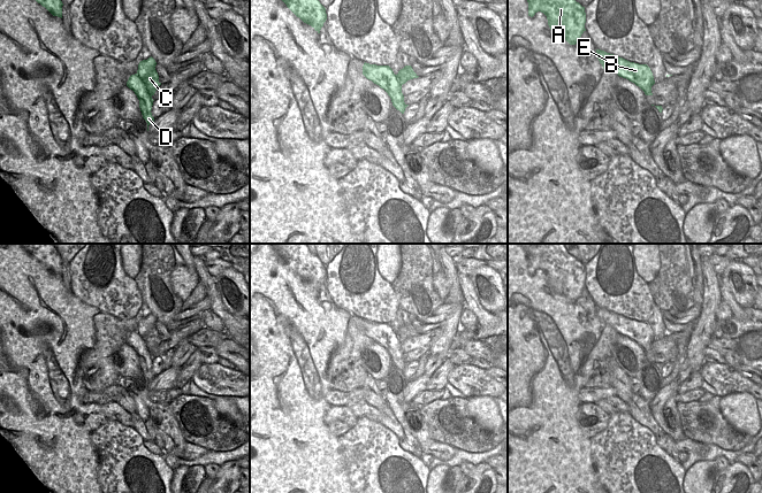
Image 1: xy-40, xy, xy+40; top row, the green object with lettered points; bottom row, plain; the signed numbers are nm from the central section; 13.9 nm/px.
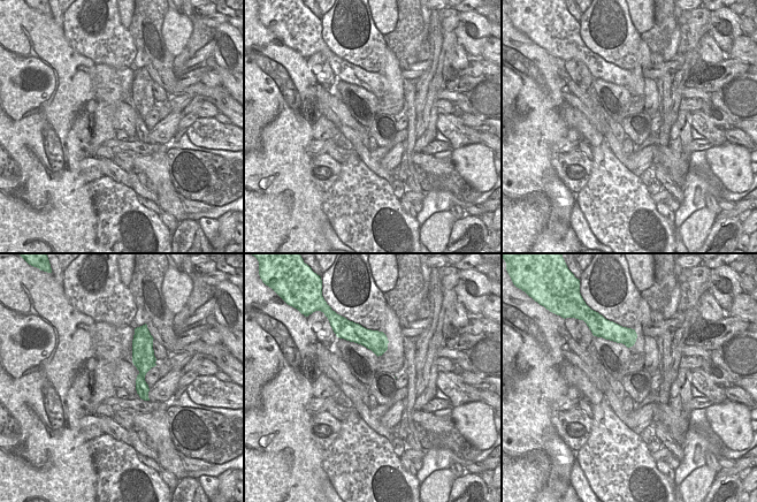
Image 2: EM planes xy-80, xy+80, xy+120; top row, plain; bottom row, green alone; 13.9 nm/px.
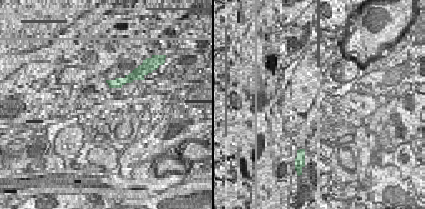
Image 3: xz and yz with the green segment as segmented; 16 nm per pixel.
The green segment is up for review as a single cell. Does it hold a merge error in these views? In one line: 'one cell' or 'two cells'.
one cell

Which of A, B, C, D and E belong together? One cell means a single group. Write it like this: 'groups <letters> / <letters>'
groups A B C D E

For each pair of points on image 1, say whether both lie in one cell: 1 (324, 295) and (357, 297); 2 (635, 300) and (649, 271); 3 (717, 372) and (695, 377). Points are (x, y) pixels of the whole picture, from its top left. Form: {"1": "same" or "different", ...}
{"1": "different", "2": "different", "3": "different"}

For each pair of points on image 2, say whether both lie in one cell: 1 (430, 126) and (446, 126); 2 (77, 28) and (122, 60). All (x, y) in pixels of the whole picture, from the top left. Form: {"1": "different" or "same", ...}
{"1": "different", "2": "same"}

